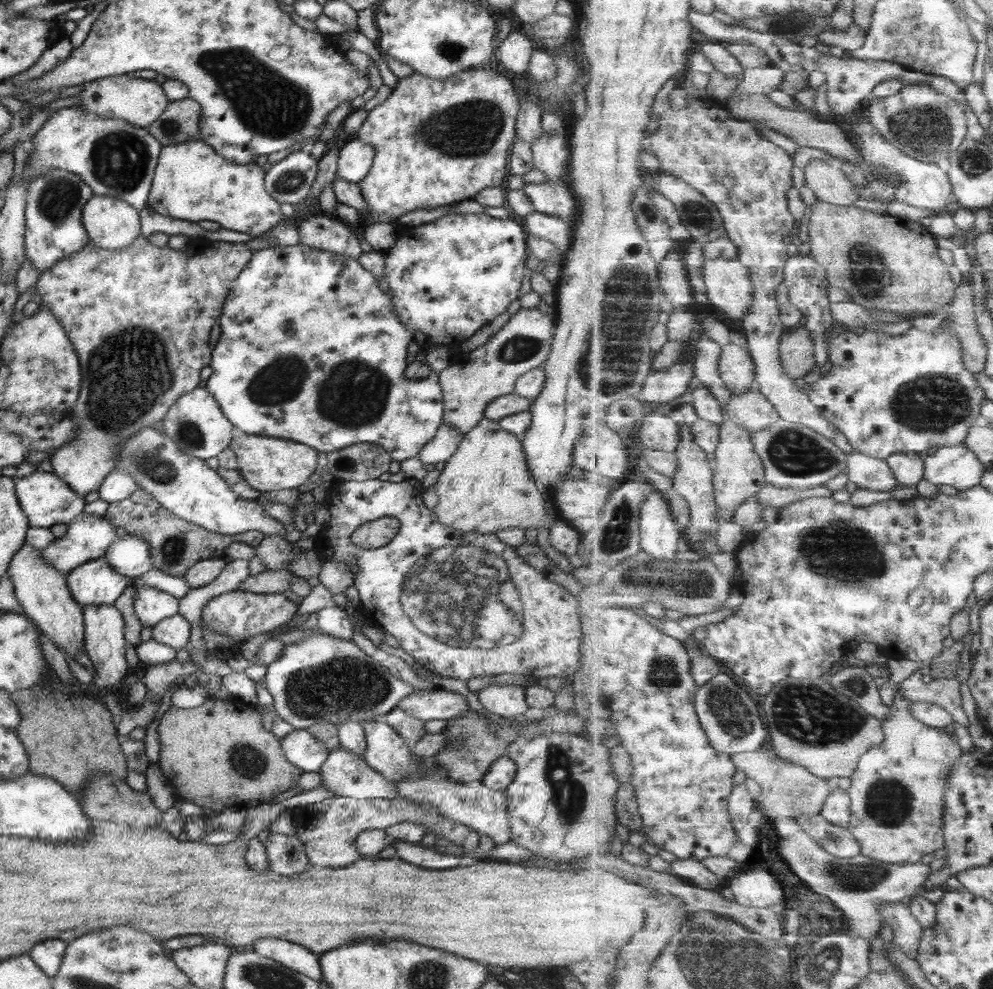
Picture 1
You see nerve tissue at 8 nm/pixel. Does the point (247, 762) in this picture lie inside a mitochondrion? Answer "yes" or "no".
yes

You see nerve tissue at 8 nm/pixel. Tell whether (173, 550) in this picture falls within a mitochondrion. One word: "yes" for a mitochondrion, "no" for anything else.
yes

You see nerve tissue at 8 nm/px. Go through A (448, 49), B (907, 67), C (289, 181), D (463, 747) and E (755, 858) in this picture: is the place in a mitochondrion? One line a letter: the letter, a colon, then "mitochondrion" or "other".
A: mitochondrion
B: other
C: mitochondrion
D: mitochondrion
E: other

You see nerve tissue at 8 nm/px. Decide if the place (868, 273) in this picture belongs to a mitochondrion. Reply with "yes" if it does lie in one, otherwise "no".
yes

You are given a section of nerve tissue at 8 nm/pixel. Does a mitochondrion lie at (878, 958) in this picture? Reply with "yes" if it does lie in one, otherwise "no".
no

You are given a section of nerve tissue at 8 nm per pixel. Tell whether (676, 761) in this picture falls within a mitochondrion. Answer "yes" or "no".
no

